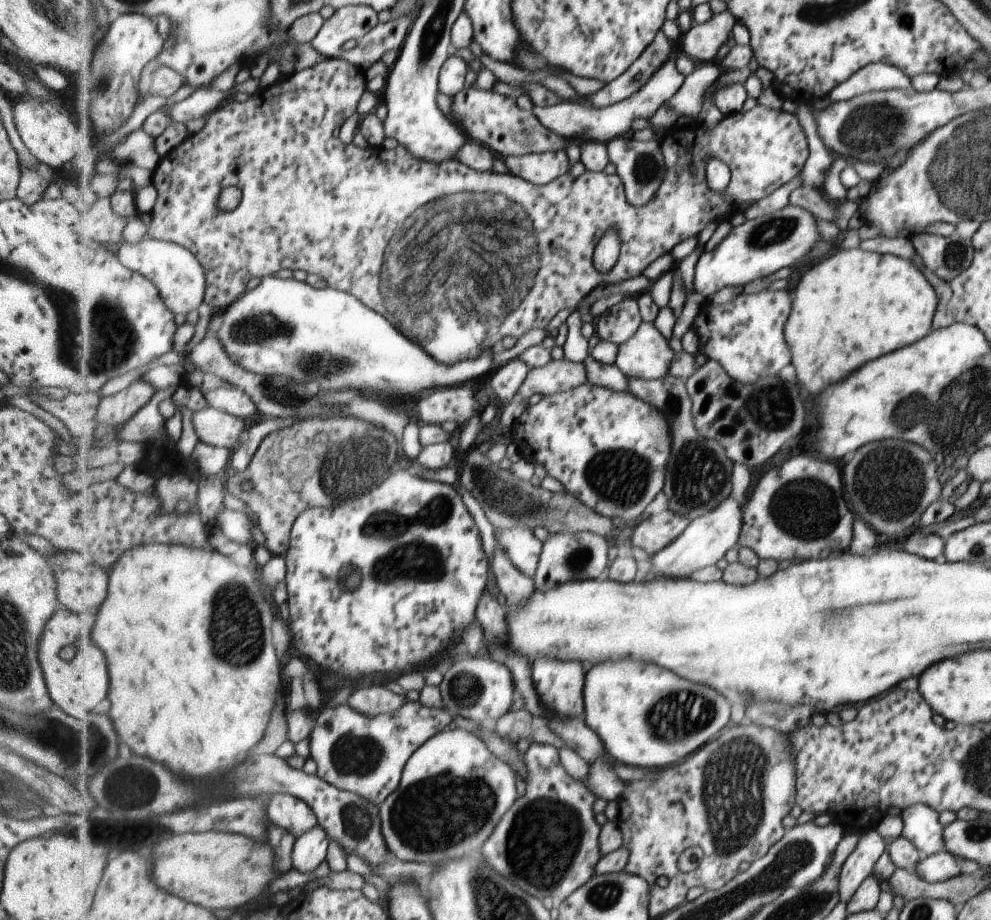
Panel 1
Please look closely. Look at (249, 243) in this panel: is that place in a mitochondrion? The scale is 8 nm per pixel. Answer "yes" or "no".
no

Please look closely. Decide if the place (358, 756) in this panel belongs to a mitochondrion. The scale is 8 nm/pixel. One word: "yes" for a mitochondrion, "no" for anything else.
yes

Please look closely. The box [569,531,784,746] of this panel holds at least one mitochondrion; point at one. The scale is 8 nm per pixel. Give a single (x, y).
(676, 715)

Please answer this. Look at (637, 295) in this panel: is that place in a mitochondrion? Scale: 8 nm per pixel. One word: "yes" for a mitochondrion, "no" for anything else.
no

